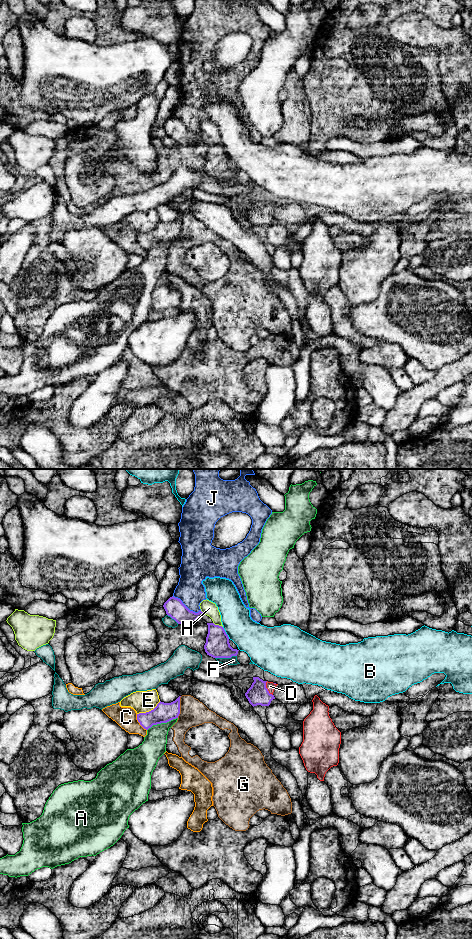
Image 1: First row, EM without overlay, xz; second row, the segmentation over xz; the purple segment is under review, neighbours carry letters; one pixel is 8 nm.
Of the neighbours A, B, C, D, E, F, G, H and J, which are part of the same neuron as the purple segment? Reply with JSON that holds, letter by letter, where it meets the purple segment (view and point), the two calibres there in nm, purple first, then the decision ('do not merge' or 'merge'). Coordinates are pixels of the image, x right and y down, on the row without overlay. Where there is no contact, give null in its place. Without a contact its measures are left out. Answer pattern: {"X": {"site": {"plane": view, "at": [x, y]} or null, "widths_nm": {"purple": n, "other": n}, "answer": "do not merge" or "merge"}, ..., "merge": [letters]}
{"A": {"site": {"plane": "xz", "at": [162, 242]}, "widths_nm": {"purple": 160, "other": 190}, "answer": "do not merge"}, "B": {"site": {"plane": "xz", "at": [225, 153]}, "widths_nm": {"purple": 200, "other": 260}, "answer": "do not merge"}, "C": {"site": {"plane": "xz", "at": [138, 241]}, "widths_nm": {"purple": 160, "other": 180}, "answer": "do not merge"}, "D": {"site": {"plane": "xz", "at": [266, 208]}, "widths_nm": {"purple": 170, "other": 70}, "answer": "merge"}, "E": {"site": {"plane": "xz", "at": [149, 231]}, "widths_nm": {"purple": 160, "other": 180}, "answer": "do not merge"}, "F": {"site": {"plane": "xz", "at": [225, 177]}, "widths_nm": {"purple": 200, "other": 60}, "answer": "do not merge"}, "G": {"site": {"plane": "xz", "at": [179, 227]}, "widths_nm": {"purple": 160, "other": 220}, "answer": "do not merge"}, "H": {"site": {"plane": "xz", "at": [218, 145]}, "widths_nm": {"purple": 200, "other": 120}, "answer": "do not merge"}, "J": {"site": {"plane": "xz", "at": [185, 126]}, "widths_nm": {"purple": 150, "other": 220}, "answer": "do not merge"}, "merge": ["D"]}

